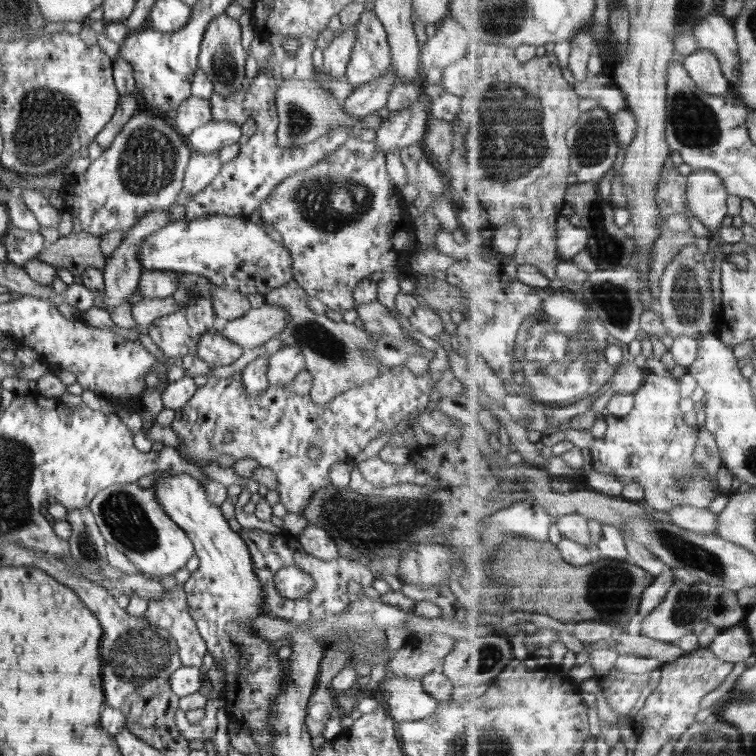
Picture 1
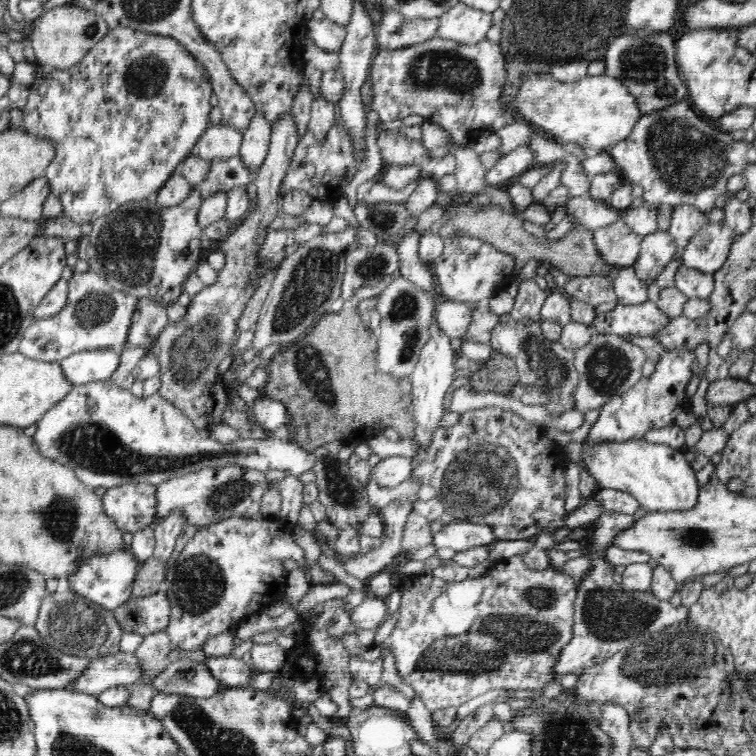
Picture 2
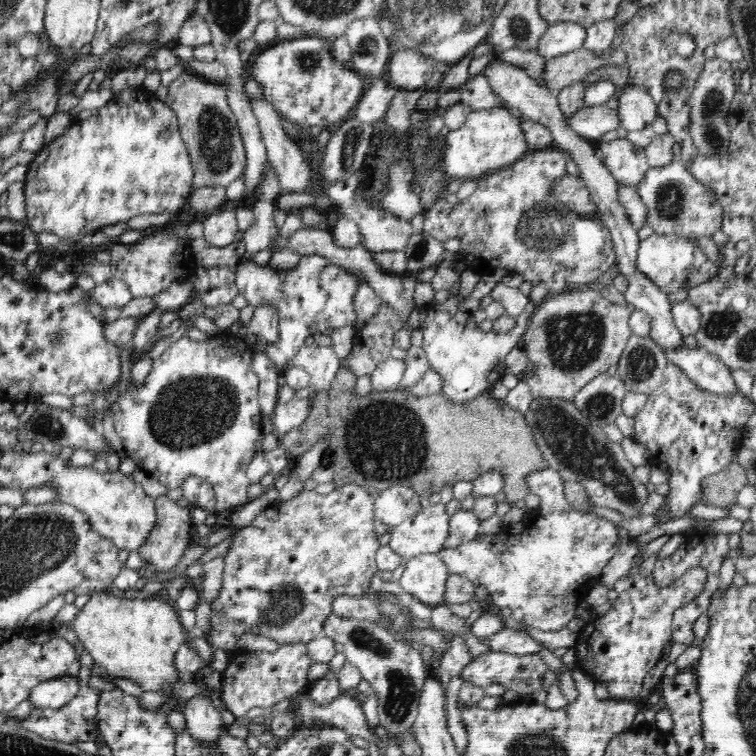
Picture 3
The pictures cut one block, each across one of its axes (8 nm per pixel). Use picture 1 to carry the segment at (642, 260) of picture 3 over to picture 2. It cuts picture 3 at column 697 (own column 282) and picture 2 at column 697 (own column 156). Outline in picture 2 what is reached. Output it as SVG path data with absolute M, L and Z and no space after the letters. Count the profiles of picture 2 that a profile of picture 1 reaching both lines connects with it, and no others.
M707 221L690 237L683 248L681 260L688 268L715 273L726 262L734 237L734 231L723 222Z

